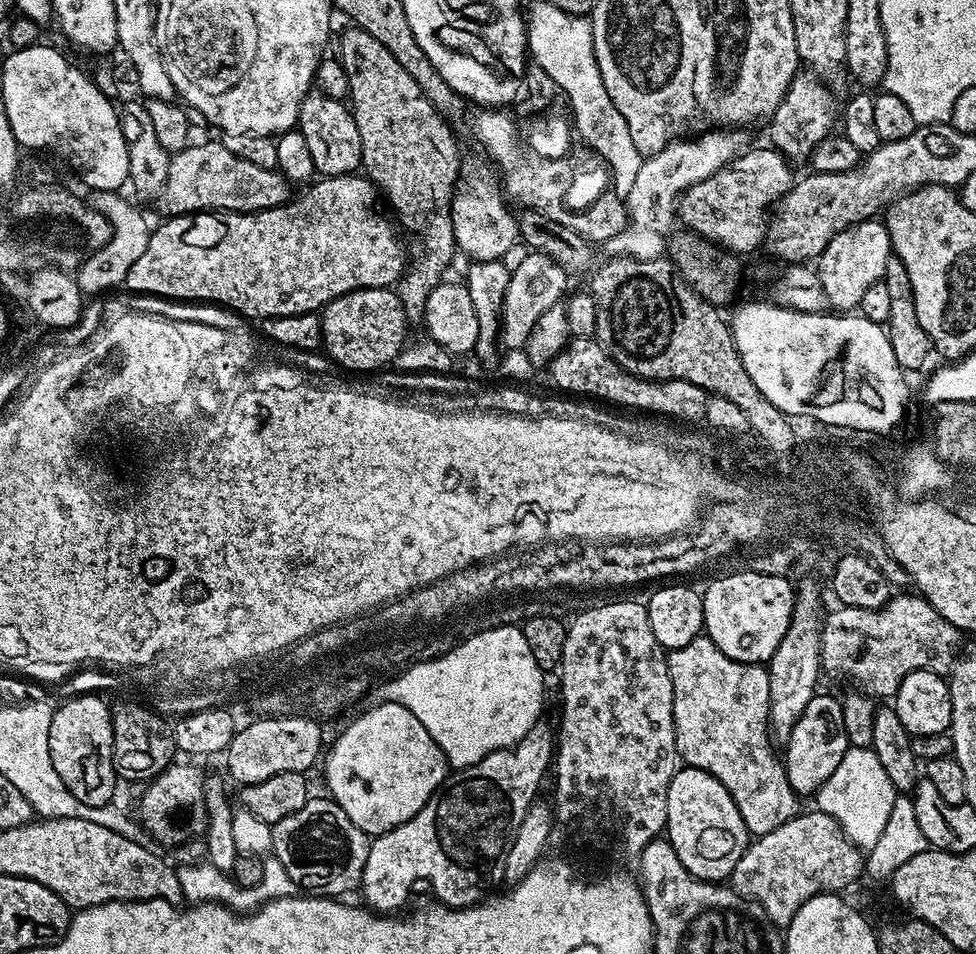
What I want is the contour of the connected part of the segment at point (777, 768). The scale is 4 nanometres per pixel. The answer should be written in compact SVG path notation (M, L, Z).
M707 634L696 636L686 642L686 646L671 649L666 657L674 690L672 713L677 757L689 768L714 774L714 778L718 778L718 782L730 790L730 798L734 798L734 806L738 806L738 814L742 814L742 822L746 822L753 837L769 834L782 826L797 814L798 797L784 773L781 757L772 753L774 744L768 730L770 678L767 667L764 664L743 664L734 658L726 658L726 654L714 646Z

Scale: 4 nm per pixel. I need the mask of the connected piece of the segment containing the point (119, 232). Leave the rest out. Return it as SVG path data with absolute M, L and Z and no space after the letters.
M97 192L91 197L92 207L97 208L113 225L112 236L108 239L108 243L98 251L85 256L82 270L75 273L77 283L83 284L85 289L97 288L98 291L104 292L107 288L114 287L116 280L117 284L123 282L130 266L134 266L142 250L146 250L150 223L148 224L147 218L135 208L137 205L129 200L120 192Z

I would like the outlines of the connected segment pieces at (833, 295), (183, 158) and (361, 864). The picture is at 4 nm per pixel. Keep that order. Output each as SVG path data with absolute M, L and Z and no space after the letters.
M879 219L863 220L836 235L818 258L818 273L831 307L836 310L859 309L862 293L874 286L874 282L884 279L886 262L892 255L887 223Z
M223 142L196 143L171 153L166 182L158 193L158 205L165 217L193 212L261 212L263 208L279 208L289 203L289 182L276 168L254 166L254 162L238 158L238 154L230 154Z
M322 796L311 797L306 806L302 806L298 813L284 818L273 825L273 853L277 855L289 883L299 886L301 891L315 892L329 898L340 898L359 887L362 874L365 872L366 860L369 858L371 839L360 827L351 822L349 816L335 800Z

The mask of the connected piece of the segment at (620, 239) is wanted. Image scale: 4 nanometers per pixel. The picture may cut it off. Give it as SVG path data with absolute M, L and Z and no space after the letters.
M708 130L697 140L677 138L662 150L647 157L638 170L638 178L634 178L634 186L630 186L626 197L627 219L630 223L616 237L602 244L604 256L629 256L635 260L658 260L665 255L666 237L673 231L672 223L678 220L678 201L690 186L702 182L702 178L710 178L718 170L722 170L731 160L735 160L742 151L739 131Z

